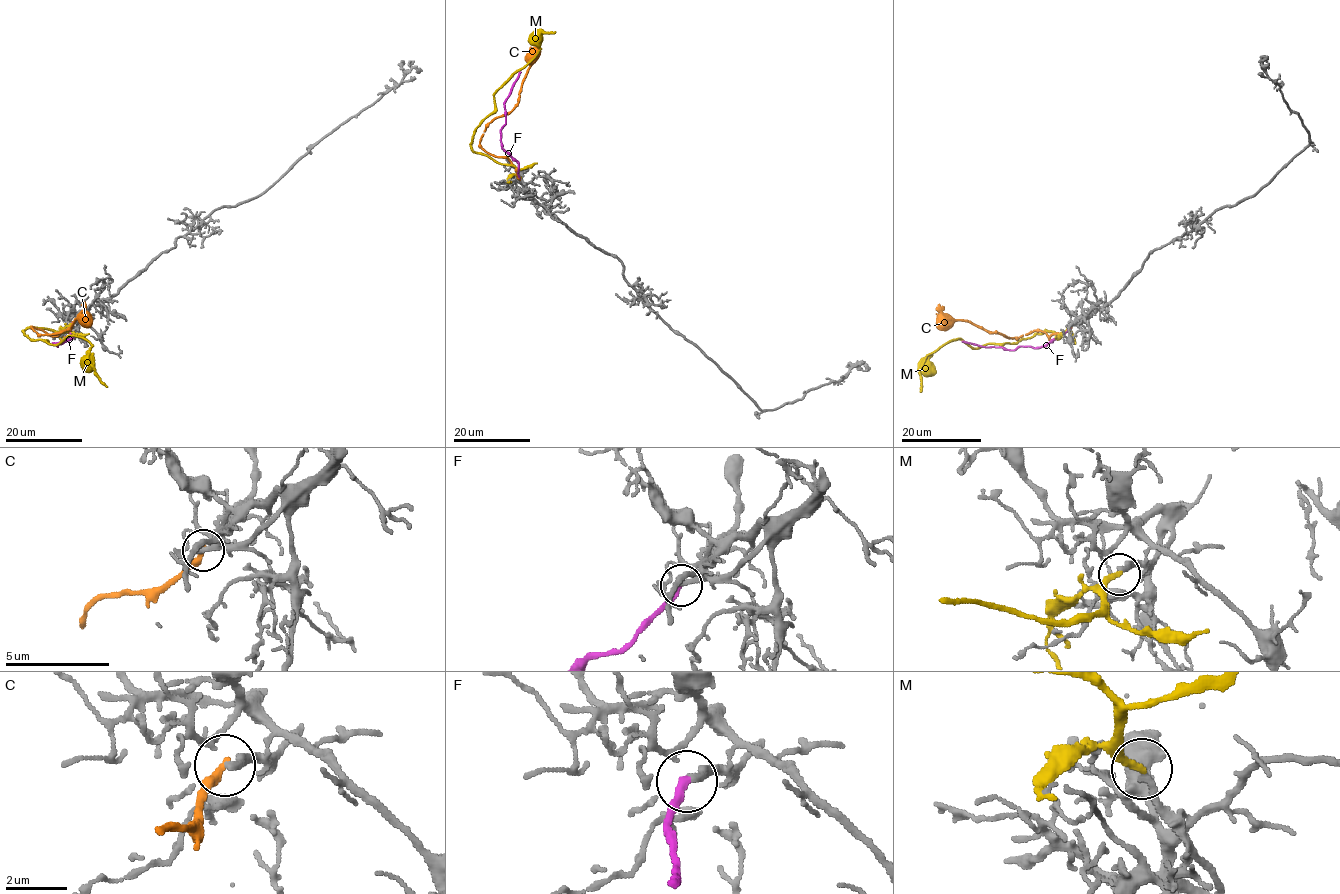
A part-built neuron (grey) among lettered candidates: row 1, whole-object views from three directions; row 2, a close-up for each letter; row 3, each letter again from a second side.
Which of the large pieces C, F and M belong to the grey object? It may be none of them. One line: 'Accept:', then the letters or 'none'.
Accept: F

